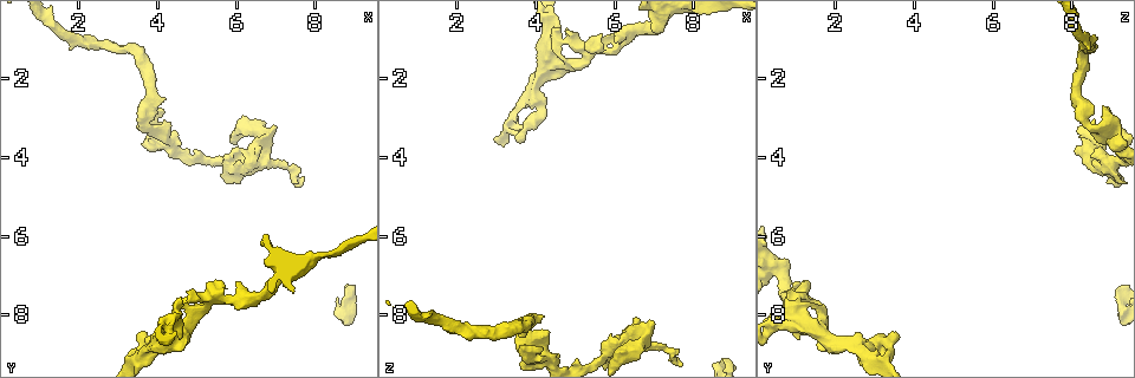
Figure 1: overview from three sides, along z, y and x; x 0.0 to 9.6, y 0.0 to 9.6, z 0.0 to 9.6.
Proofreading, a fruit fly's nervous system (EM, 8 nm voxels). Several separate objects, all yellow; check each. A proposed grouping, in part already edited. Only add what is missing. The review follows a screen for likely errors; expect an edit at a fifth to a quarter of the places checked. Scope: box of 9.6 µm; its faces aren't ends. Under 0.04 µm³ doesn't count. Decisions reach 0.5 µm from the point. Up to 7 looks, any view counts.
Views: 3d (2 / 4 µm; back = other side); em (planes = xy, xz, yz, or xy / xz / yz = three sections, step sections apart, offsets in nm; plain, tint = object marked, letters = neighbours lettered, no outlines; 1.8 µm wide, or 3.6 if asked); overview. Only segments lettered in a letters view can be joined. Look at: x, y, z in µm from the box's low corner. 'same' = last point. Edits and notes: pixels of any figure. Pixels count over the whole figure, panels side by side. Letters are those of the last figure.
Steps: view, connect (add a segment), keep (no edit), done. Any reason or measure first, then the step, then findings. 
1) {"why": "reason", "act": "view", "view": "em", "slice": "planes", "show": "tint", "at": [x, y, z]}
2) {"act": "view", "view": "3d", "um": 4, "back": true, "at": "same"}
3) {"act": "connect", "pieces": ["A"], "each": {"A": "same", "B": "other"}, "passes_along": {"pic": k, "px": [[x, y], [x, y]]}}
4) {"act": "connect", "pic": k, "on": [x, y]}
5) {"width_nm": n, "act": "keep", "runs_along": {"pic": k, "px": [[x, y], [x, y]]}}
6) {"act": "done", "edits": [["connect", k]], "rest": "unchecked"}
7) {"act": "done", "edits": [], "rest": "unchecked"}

{"why": "closes a loop", "act": "view", "view": "em", "slice": "xz", "step": 16, "show": "tint", "at": [5.30, 7.65, 1.40]}

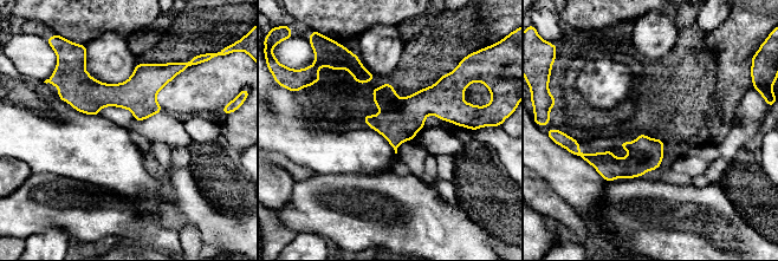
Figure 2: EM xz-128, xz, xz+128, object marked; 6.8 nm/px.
{"act": "view", "view": "em", "slice": "planes", "show": "letters", "at": "same"}

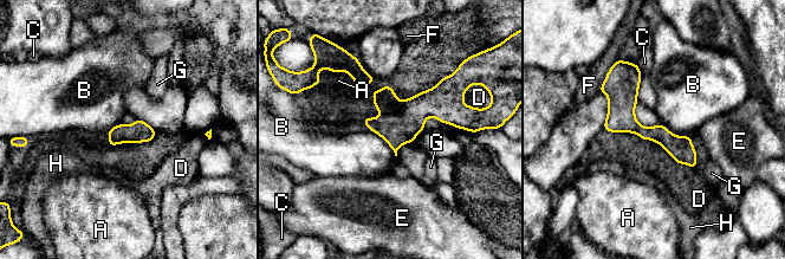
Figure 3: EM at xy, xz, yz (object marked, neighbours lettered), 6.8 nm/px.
{"act": "keep", "each": {"A": "other", "B": "other", "C": "other", "D": "other", "E": "other", "F": "other", "G": "other", "H": "other"}, "found": "none of them fits"}

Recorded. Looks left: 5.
{"why": "sudden change in width", "act": "view", "view": "3d", "um": 2, "at": [6.15, 4.30, 8.75]}

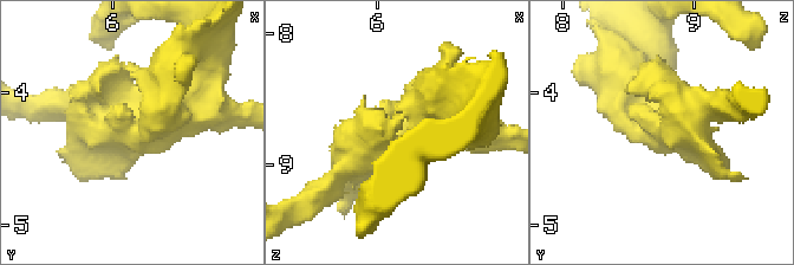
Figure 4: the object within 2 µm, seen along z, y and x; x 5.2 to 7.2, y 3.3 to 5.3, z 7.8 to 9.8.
{"act": "view", "view": "em", "slice": "planes", "show": "letters", "at": [6.20, 4.26, 8.74]}

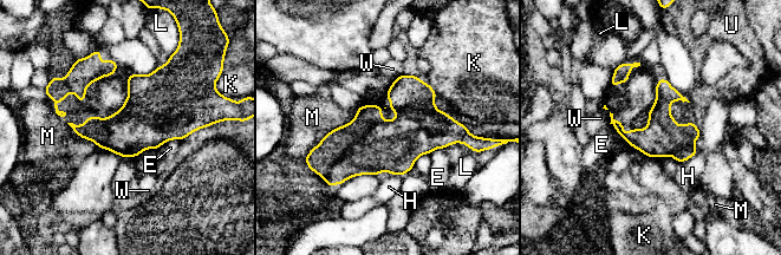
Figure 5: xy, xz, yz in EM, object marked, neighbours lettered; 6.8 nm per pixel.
{"act": "keep", "each": {"E": "other", "H": "other", "K": "other", "L": "other", "M": "other", "U": "other", "W": "other"}, "border": {"pic": 5, "px": [[353, 118], [332, 129], [310, 152]]}, "found": "no lettered segment goes on from it"}

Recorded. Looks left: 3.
{"why": "branch stops here", "act": "view", "view": "em", "slice": "xz", "step": 4, "show": "letters", "at": [4.15, 3.10, 8.50]}

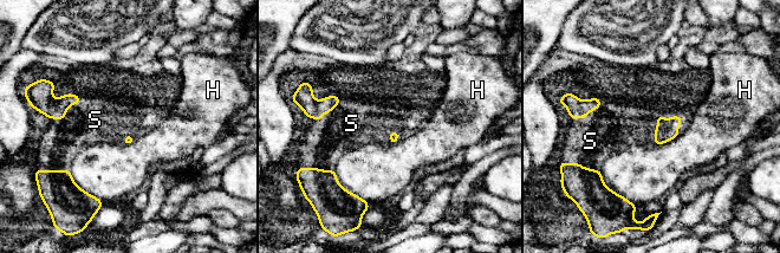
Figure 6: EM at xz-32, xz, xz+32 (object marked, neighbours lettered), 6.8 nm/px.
{"act": "connect", "pic": 6, "on": [95, 119], "each": {"H": "other", "S": "same"}, "passes_along": {"pic": 6, "px": [[39, 95], [65, 111], [95, 119]]}, "found": "it goes on there"}

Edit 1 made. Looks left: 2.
{"act": "done", "edits": [["connect", 6]], "rest": "unchecked"}

